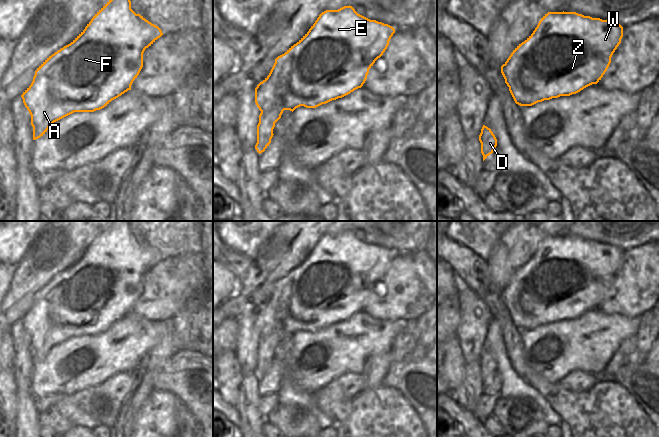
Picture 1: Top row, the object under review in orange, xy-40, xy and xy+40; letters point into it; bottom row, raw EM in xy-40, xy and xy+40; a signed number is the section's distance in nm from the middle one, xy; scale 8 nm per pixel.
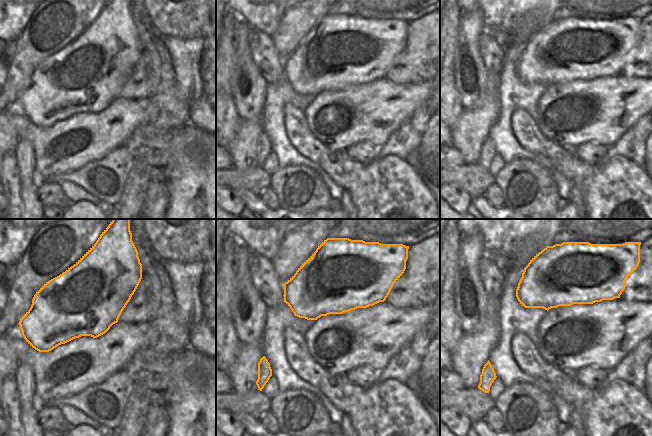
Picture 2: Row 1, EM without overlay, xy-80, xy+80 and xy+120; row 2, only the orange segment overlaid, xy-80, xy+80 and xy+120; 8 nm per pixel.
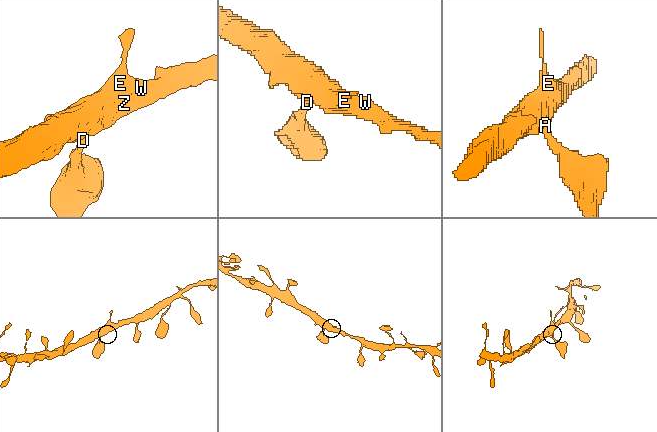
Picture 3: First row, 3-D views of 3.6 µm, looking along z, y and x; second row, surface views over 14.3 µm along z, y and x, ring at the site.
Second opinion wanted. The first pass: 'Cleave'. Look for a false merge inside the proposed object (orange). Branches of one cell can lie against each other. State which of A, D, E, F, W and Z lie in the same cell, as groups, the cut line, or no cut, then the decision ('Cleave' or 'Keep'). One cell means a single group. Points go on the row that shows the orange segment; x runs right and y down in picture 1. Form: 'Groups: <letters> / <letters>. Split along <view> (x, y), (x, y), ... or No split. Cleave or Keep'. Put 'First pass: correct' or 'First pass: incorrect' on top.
First pass: incorrect
Groups: A D E F W Z. No split. Keep

